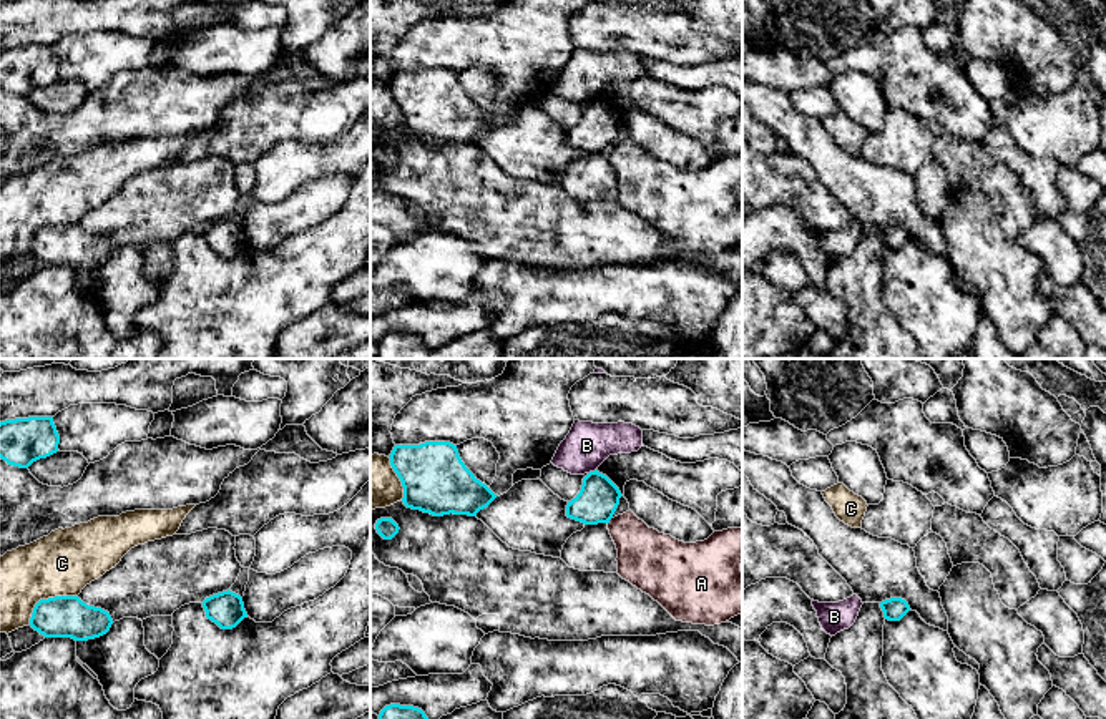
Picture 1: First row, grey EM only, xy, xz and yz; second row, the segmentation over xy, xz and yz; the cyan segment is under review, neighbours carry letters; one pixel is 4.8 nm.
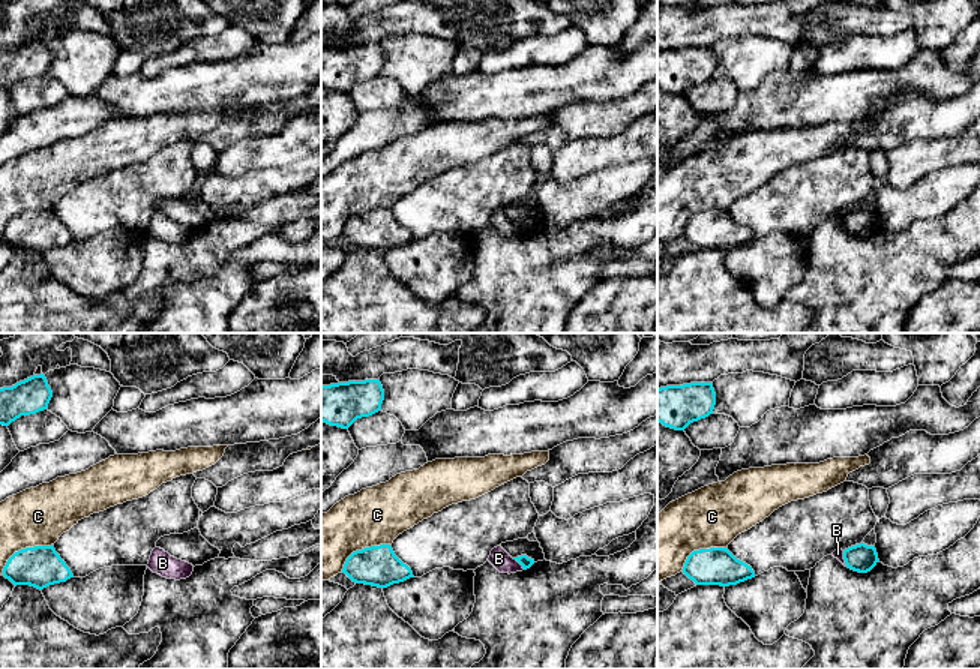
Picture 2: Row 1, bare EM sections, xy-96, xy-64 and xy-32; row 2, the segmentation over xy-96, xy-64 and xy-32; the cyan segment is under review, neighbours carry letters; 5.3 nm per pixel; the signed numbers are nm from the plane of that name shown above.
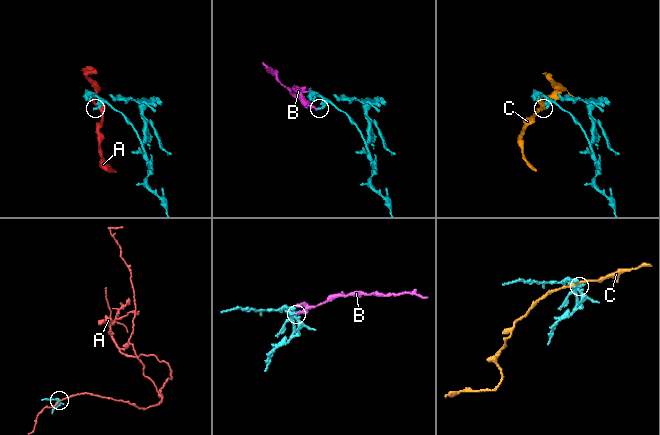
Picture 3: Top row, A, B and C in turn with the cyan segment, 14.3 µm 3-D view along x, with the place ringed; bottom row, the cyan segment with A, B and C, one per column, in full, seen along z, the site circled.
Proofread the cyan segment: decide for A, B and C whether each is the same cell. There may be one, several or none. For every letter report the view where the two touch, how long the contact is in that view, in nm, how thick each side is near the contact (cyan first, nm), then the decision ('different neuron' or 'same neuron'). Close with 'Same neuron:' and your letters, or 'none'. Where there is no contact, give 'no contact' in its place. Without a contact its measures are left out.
A: contact in xz; length 40 nm; calibres 200 and 280 nm; different neuron
B: contact in xz; length 50 nm; calibres 200 and 220 nm; different neuron
C: contact in xy; length 280 nm; calibres 200 and 300 nm; different neuron
Same neuron: none

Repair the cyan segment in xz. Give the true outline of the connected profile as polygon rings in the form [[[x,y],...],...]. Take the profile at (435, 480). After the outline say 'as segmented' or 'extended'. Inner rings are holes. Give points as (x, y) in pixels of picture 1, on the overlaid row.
[[[450,442],[395,445],[389,458],[402,482],[407,508],[433,516],[477,516],[498,496],[475,478]]] | as segmented

